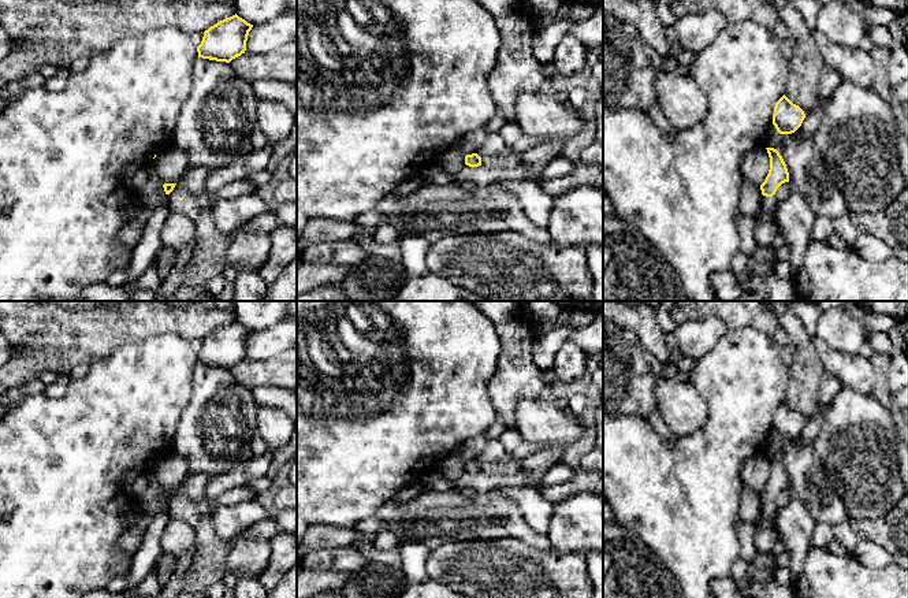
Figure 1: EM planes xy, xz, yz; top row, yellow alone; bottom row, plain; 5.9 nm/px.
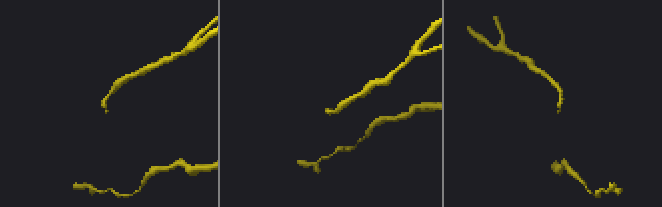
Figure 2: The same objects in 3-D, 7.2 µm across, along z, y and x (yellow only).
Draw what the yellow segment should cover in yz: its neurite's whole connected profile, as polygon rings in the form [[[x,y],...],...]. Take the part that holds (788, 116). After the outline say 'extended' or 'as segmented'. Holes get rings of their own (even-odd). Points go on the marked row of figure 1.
[[[785,94],[775,103],[773,114],[773,125],[779,134],[792,134],[803,123],[804,111],[793,104]]]; as segmented

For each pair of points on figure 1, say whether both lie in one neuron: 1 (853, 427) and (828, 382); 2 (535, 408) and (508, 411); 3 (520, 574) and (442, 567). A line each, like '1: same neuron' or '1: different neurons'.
1: different neurons
2: different neurons
3: same neuron

